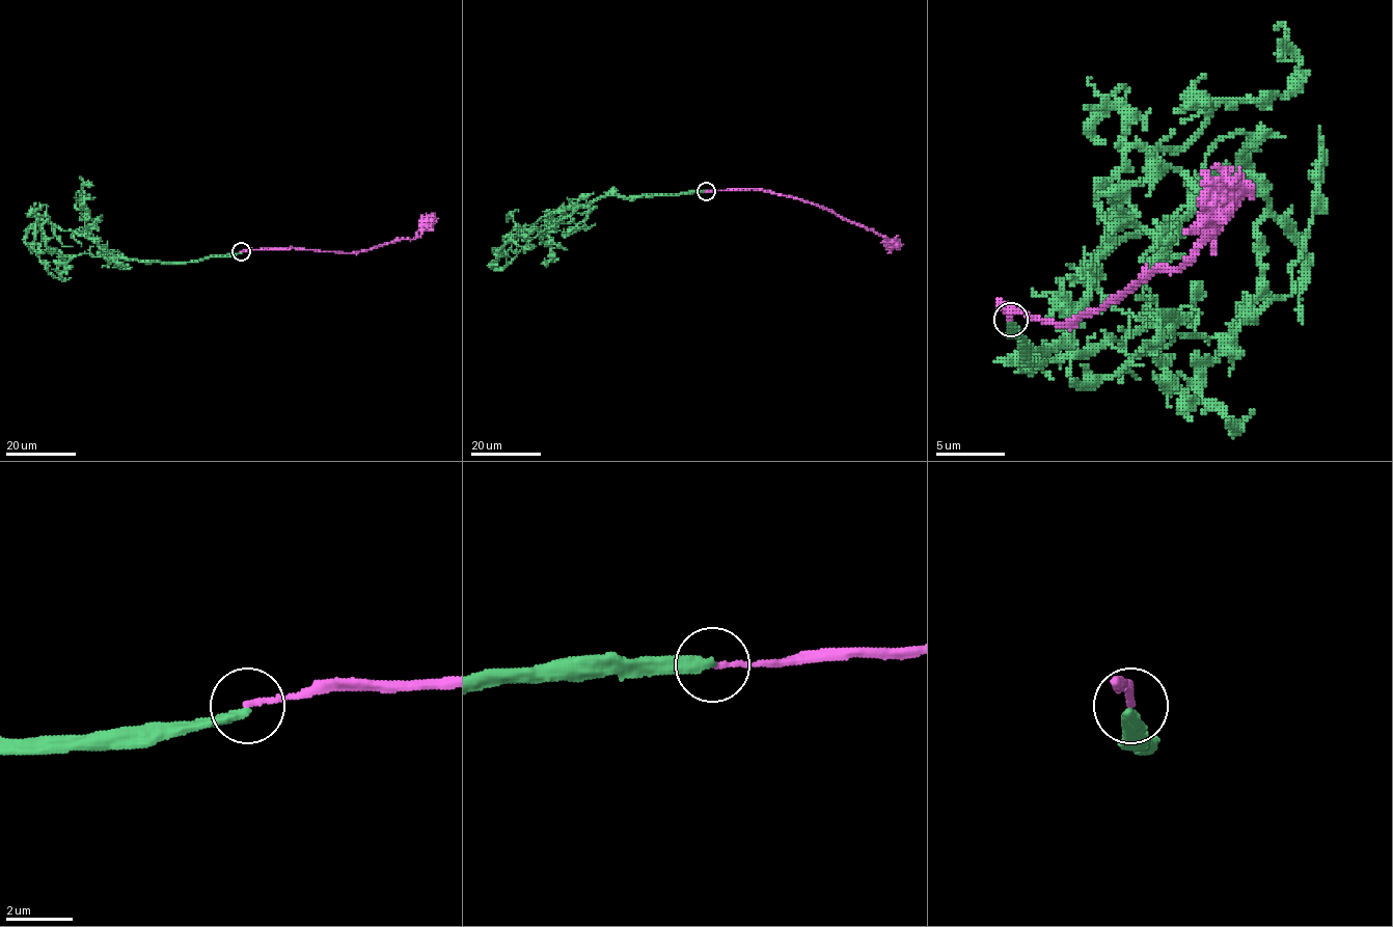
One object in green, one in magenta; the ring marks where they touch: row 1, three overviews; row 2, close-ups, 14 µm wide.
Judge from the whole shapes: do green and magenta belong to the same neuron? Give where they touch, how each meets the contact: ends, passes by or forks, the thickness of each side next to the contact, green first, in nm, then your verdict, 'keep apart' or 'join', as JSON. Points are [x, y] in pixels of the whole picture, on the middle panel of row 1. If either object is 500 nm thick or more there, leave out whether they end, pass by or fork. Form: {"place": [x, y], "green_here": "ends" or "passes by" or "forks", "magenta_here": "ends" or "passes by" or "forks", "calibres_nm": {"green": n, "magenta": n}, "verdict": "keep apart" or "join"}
{"place": [706, 191], "green_here": "ends", "magenta_here": "ends", "calibres_nm": {"green": 320, "magenta": 150}, "verdict": "keep apart"}

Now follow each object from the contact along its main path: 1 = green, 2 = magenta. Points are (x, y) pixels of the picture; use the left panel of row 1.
1: (241, 252), (184, 263), (125, 258), (37, 214), (34, 249), (38, 258), (53, 276), (71, 277)
2: (241, 252), (293, 248), (357, 252), (370, 250), (419, 236), (434, 216), (432, 214)

